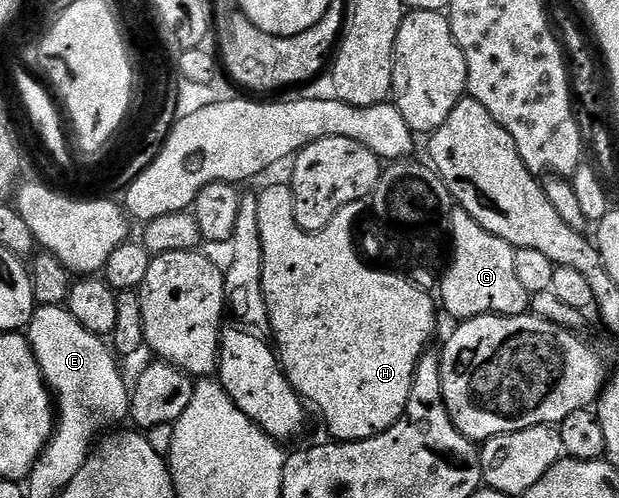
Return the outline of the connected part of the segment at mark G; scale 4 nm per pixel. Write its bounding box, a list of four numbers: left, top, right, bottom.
[440,207,531,323]

